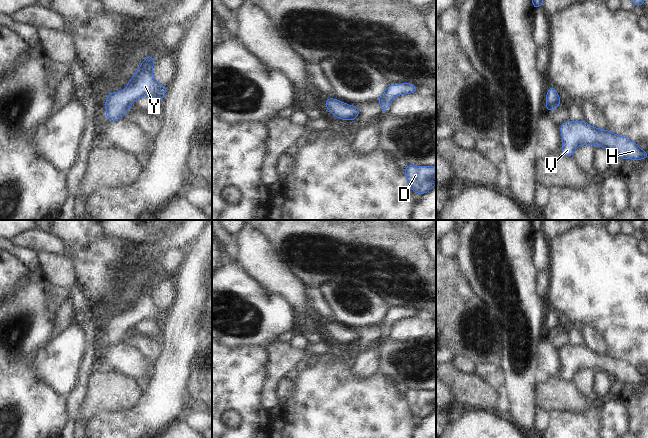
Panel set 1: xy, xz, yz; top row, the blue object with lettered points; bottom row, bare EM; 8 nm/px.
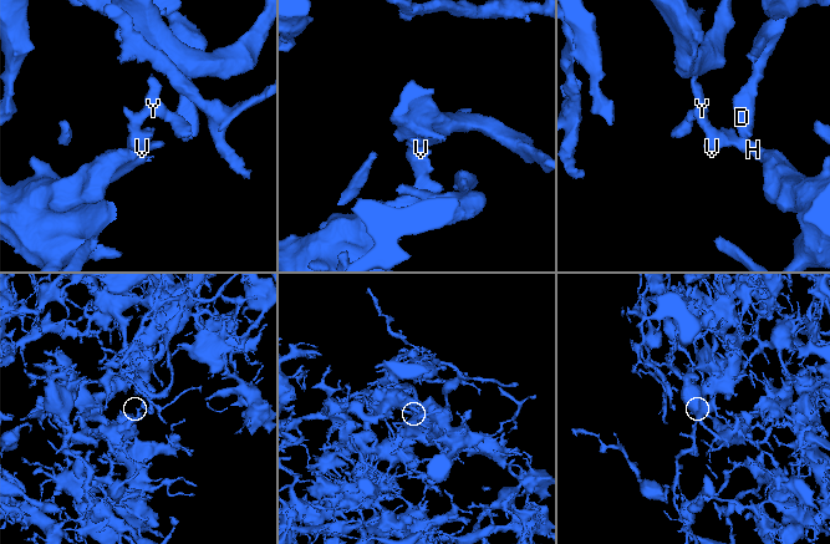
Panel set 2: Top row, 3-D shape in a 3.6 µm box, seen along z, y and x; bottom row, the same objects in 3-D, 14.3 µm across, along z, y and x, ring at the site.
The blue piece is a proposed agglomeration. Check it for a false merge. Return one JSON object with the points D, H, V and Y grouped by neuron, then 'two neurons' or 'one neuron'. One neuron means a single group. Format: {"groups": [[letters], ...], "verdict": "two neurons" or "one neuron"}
{"groups": [["D", "H", "V", "Y"]], "verdict": "one neuron"}

